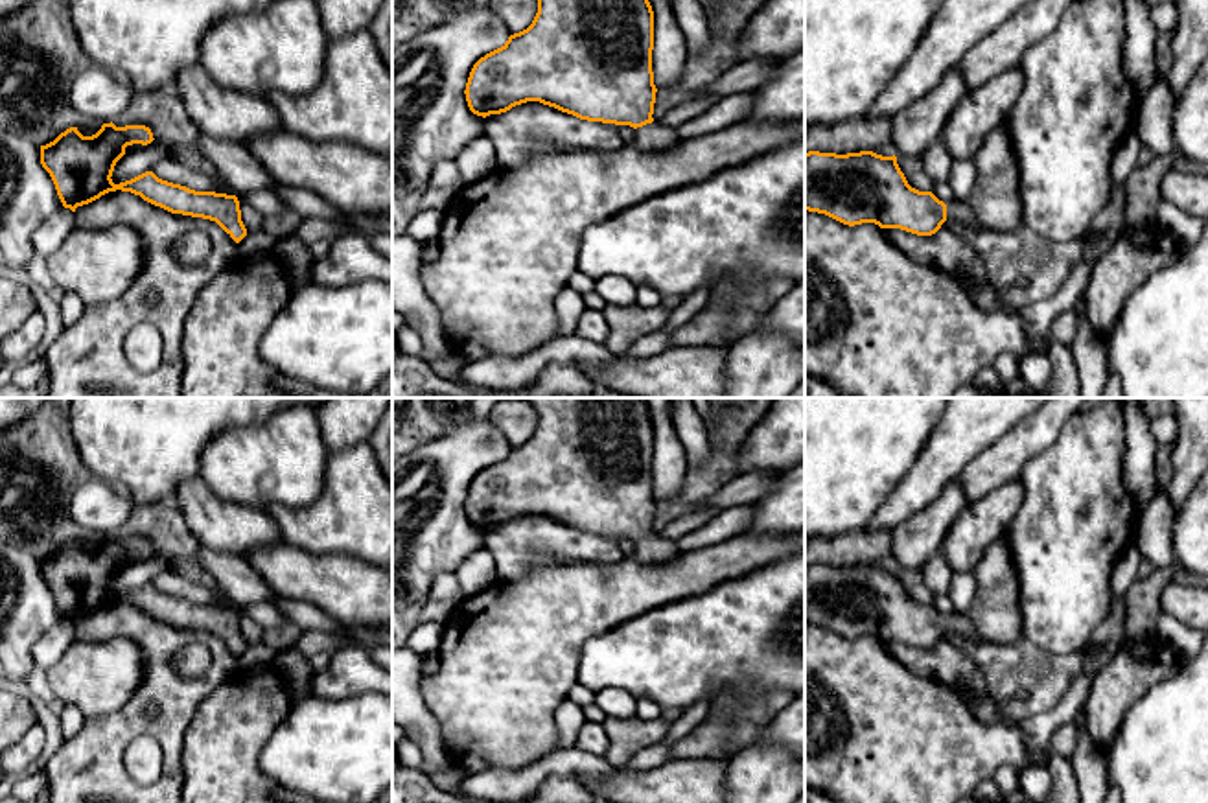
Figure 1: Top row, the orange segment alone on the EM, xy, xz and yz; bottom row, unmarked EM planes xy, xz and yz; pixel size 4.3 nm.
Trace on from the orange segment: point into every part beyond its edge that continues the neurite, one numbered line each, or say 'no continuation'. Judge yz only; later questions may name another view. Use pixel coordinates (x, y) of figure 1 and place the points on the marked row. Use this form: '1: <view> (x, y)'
1: yz (958, 212)

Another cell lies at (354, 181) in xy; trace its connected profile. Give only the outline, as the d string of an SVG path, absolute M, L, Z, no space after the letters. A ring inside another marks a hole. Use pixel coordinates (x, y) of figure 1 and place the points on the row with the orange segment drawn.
M273 131L245 149L282 186L309 190L343 214L392 214L392 162L346 142L313 142Z

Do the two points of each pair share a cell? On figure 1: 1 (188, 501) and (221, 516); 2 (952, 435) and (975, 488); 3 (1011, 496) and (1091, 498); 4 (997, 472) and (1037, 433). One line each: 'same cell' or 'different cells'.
1: same cell
2: different cells
3: different cells
4: same cell

